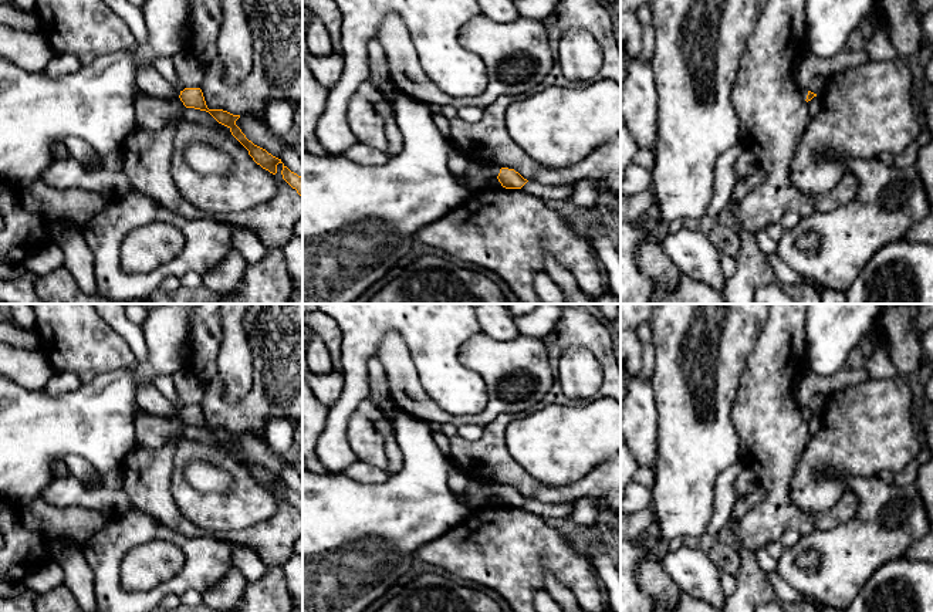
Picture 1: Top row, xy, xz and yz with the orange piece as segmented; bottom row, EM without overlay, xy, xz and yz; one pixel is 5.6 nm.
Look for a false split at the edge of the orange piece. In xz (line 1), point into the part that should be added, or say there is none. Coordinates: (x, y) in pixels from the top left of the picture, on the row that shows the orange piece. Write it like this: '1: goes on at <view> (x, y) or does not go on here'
1: goes on at xz (477, 176)

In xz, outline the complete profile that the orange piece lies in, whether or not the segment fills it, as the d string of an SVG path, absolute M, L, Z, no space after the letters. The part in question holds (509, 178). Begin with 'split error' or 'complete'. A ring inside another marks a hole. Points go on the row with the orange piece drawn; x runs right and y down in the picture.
split error; M474 160L469 162L469 168L464 175L466 186L470 190L486 189L489 187L489 182L496 177L506 189L521 189L528 182L514 169L498 168Z

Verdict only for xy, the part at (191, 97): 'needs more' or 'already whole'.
needs more

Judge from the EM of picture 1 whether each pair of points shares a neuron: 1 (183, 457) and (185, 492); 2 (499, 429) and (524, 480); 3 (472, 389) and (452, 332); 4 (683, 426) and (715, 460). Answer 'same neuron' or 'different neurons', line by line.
1: same neuron
2: same neuron
3: same neuron
4: same neuron

